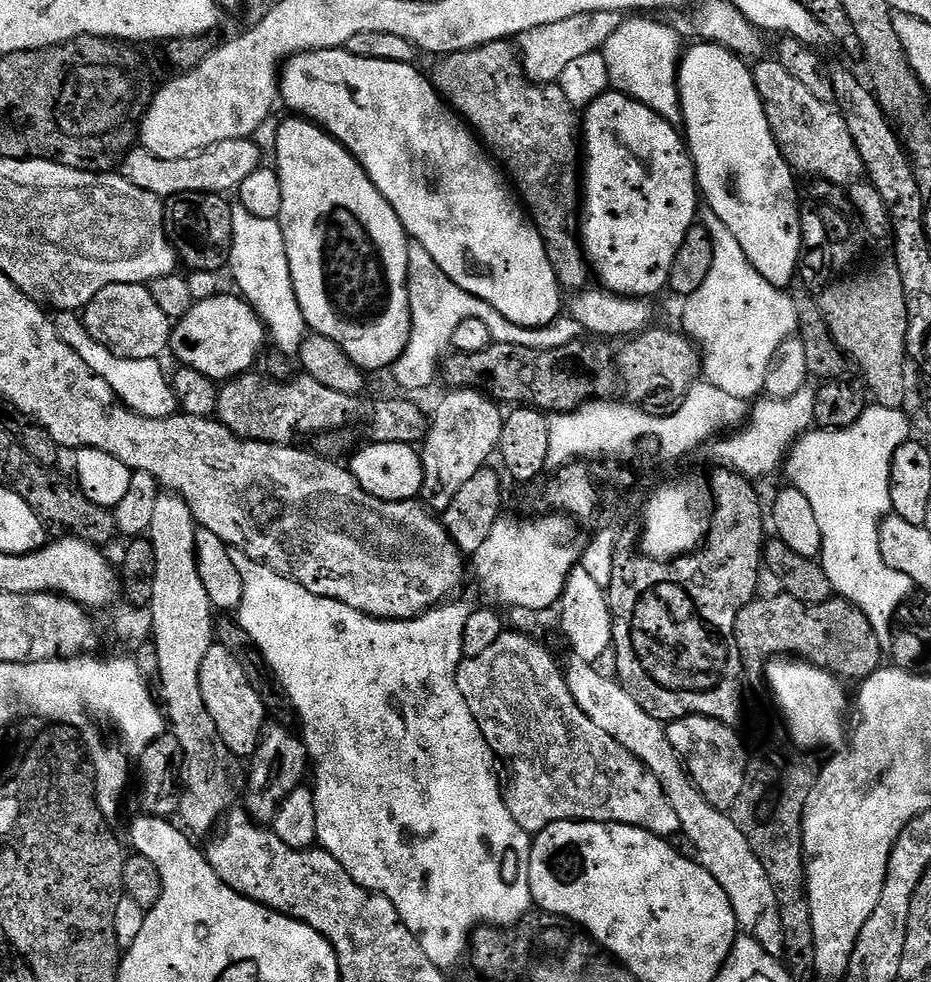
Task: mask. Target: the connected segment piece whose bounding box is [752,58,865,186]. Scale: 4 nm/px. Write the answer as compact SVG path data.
M760 58L752 68L752 85L758 90L760 107L766 110L768 131L774 134L776 148L793 173L807 178L851 185L865 175L864 163L846 130L846 122L832 104L824 104L802 82L793 78L775 58Z

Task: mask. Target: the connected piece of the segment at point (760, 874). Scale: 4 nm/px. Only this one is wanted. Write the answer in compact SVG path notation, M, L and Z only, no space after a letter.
M572 658L569 661L568 668L566 664L568 689L570 694L574 694L574 700L578 702L586 718L590 718L594 726L606 730L610 738L614 738L623 748L630 750L630 754L637 756L656 775L666 798L670 798L670 806L674 806L674 814L678 814L680 832L688 835L689 842L696 847L695 859L714 877L718 886L726 890L726 898L730 898L737 925L747 935L755 938L762 950L774 957L783 957L784 935L778 898L774 898L774 886L770 886L770 878L766 878L762 862L758 862L750 842L746 842L746 834L738 830L727 811L710 806L710 802L706 802L706 798L689 778L674 746L670 746L665 725L646 714L646 710L642 710L635 698L620 685L619 679L611 675L603 676L598 670L599 667L581 660Z

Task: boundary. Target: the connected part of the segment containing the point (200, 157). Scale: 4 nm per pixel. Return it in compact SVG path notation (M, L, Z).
M252 138L222 142L186 158L158 158L142 146L133 146L122 157L118 172L126 182L130 182L130 186L138 186L138 190L146 190L161 198L187 192L229 194L228 192L235 193L240 184L246 182L250 174L254 174L254 170L262 167L260 159L262 153Z

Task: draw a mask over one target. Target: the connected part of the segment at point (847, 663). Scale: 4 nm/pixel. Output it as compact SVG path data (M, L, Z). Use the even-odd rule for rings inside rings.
M787 594L778 598L757 598L749 602L736 619L738 654L749 685L763 685L766 665L773 658L799 658L825 668L845 681L863 681L881 667L882 645L870 618L848 600L833 598L821 604L807 604Z

